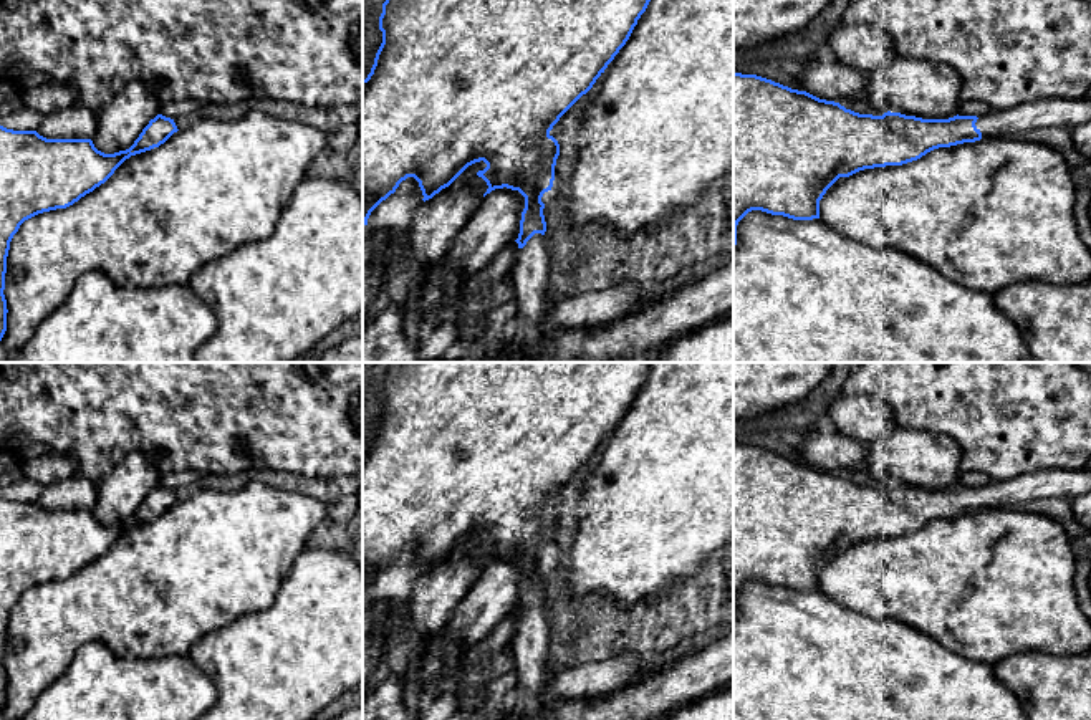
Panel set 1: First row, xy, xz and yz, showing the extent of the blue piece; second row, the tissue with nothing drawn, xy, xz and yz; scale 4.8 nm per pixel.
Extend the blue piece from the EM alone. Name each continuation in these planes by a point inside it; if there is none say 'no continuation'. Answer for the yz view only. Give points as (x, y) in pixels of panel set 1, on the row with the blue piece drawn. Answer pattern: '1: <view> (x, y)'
1: yz (1047, 113)

